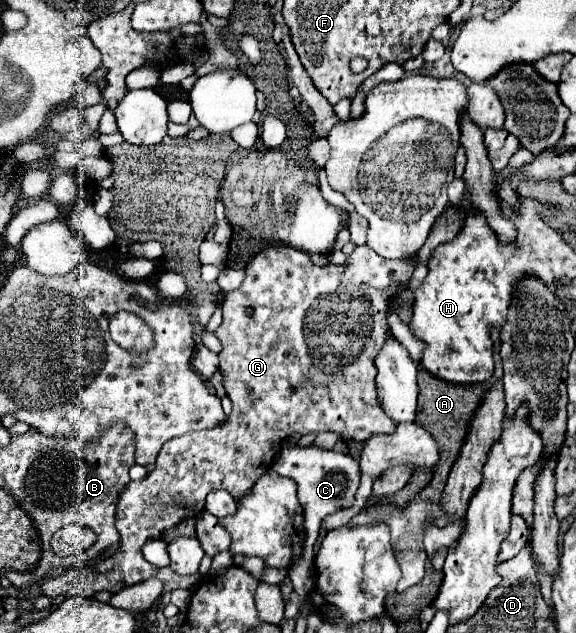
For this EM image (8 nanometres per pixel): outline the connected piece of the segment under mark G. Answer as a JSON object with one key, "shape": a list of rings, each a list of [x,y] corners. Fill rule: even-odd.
{"shape":[[[269,246],[261,250],[247,266],[243,284],[227,292],[221,310],[223,324],[217,328],[217,338],[223,348],[219,352],[219,370],[223,374],[223,388],[233,400],[233,412],[227,416],[219,428],[199,434],[185,434],[175,442],[167,442],[163,452],[159,452],[155,468],[147,478],[139,482],[129,482],[119,494],[115,528],[121,536],[117,552],[105,558],[99,566],[69,568],[63,576],[43,578],[41,594],[49,598],[71,598],[79,594],[97,594],[101,590],[121,592],[133,584],[139,584],[157,574],[157,566],[149,564],[141,552],[147,540],[161,540],[165,532],[175,528],[181,520],[193,518],[203,512],[205,496],[211,490],[223,488],[235,500],[245,496],[249,488],[271,468],[273,456],[281,442],[293,434],[307,432],[339,432],[347,440],[365,442],[375,432],[391,434],[395,430],[393,420],[389,420],[377,404],[375,358],[381,350],[383,340],[391,336],[387,322],[387,312],[393,298],[405,290],[405,280],[417,268],[417,258],[409,260],[385,260],[377,256],[369,246],[359,246],[347,258],[343,266],[335,264],[315,264],[311,254],[291,248],[291,246]]]}

